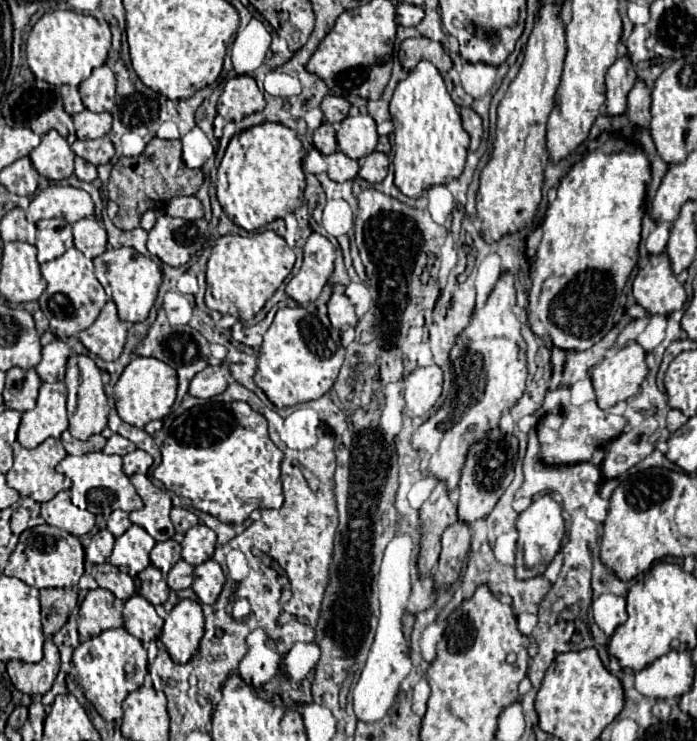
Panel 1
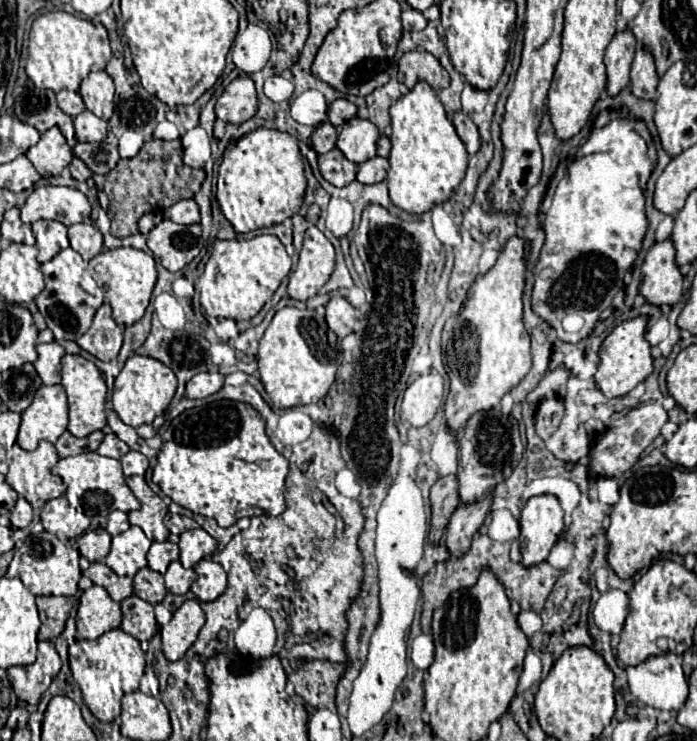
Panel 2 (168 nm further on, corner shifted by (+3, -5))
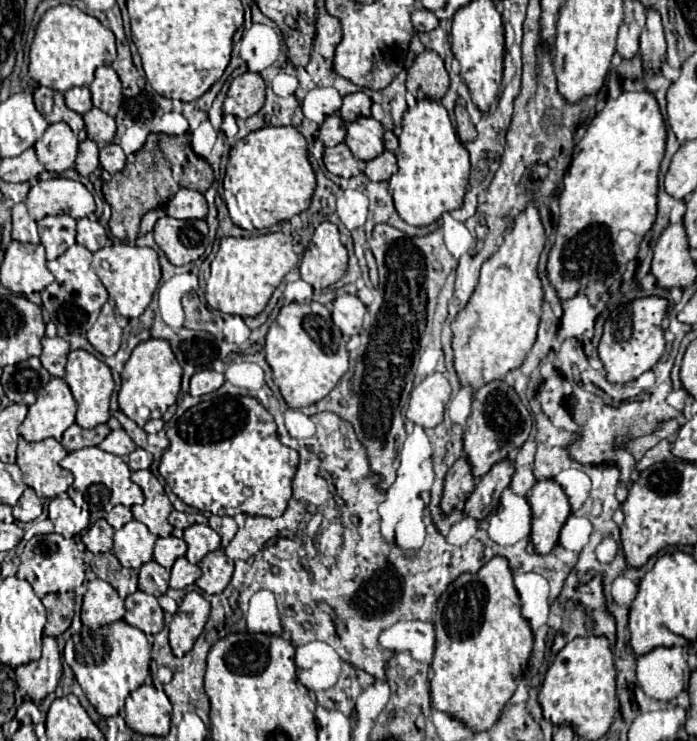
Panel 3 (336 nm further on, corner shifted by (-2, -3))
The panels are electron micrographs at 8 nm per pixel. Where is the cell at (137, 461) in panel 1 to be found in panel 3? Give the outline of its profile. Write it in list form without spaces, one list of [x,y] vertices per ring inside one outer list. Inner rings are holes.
[[[136,448],[128,458],[126,458],[130,470],[142,470],[142,468],[150,468],[152,464],[152,454],[146,452],[144,448]]]

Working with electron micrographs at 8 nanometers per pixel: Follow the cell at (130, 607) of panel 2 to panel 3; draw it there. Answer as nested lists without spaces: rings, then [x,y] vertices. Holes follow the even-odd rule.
[[[136,590],[124,600],[124,606],[126,606],[124,620],[130,626],[140,628],[144,634],[154,636],[164,628],[164,612],[154,596]]]

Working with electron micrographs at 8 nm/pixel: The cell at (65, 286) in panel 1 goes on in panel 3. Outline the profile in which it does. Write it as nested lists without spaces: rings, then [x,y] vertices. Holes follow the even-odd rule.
[[[80,244],[70,246],[62,256],[48,262],[48,270],[54,274],[54,282],[42,290],[42,304],[50,314],[50,320],[58,328],[58,336],[80,334],[84,336],[96,322],[100,308],[108,300],[108,292],[100,278],[92,270],[92,252]]]

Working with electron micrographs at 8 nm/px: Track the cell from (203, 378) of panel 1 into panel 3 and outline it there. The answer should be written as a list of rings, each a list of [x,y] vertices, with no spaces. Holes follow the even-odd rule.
[[[202,370],[190,378],[190,394],[192,396],[202,396],[216,392],[224,384],[224,374],[214,372],[214,370]]]

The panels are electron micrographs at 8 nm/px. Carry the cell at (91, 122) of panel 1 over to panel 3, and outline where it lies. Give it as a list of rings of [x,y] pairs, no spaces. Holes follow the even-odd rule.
[[[92,108],[84,114],[88,138],[96,144],[110,144],[116,134],[116,120],[102,112],[100,108]]]

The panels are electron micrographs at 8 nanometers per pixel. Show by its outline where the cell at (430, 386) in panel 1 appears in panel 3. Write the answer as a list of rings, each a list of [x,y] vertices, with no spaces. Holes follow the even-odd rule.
[[[434,372],[424,378],[410,396],[406,418],[422,428],[434,428],[444,420],[444,408],[450,400],[450,382],[444,374]]]

